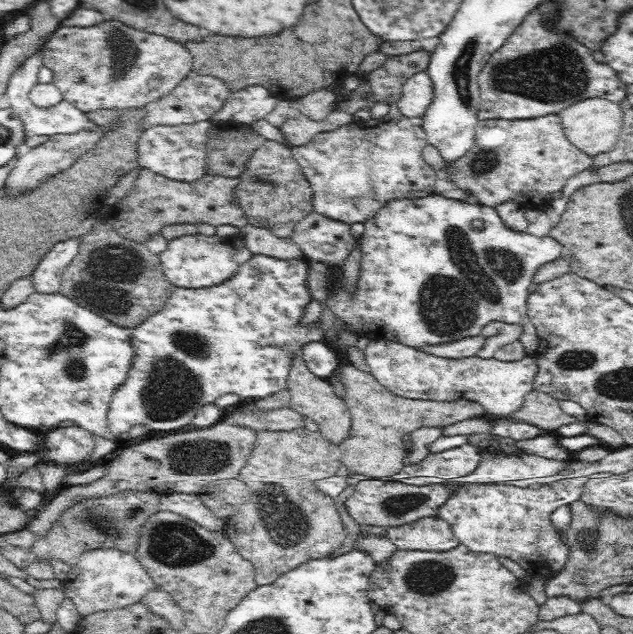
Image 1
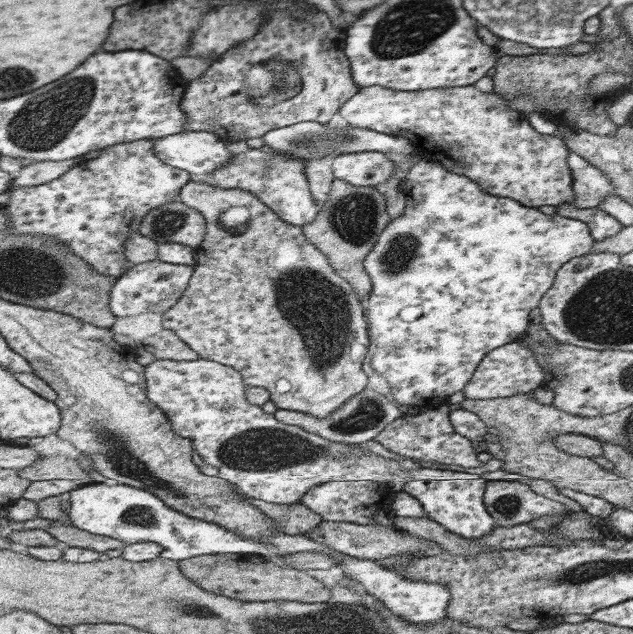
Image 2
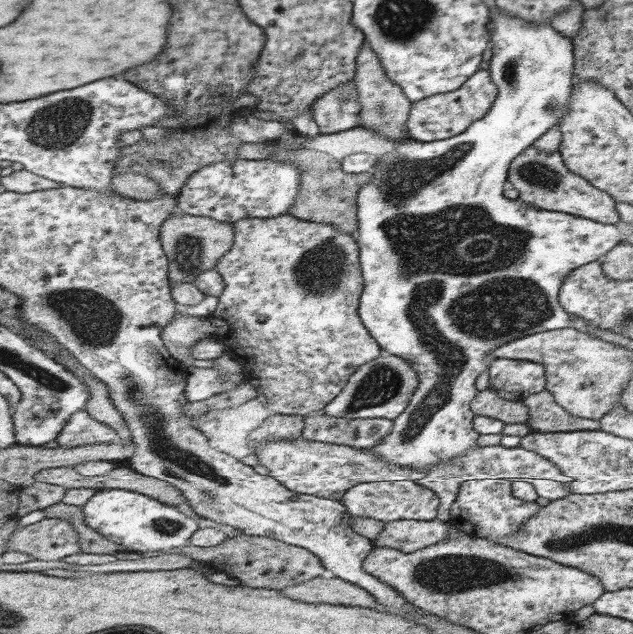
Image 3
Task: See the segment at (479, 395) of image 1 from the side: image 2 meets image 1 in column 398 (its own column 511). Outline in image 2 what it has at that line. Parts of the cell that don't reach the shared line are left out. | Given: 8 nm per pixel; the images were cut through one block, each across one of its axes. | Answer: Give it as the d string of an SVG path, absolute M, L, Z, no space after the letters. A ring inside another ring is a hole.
M514 341L492 350L480 364L470 382L463 388L466 398L488 400L489 398L506 398L516 394L527 394L542 386L544 372L533 352L523 343Z

